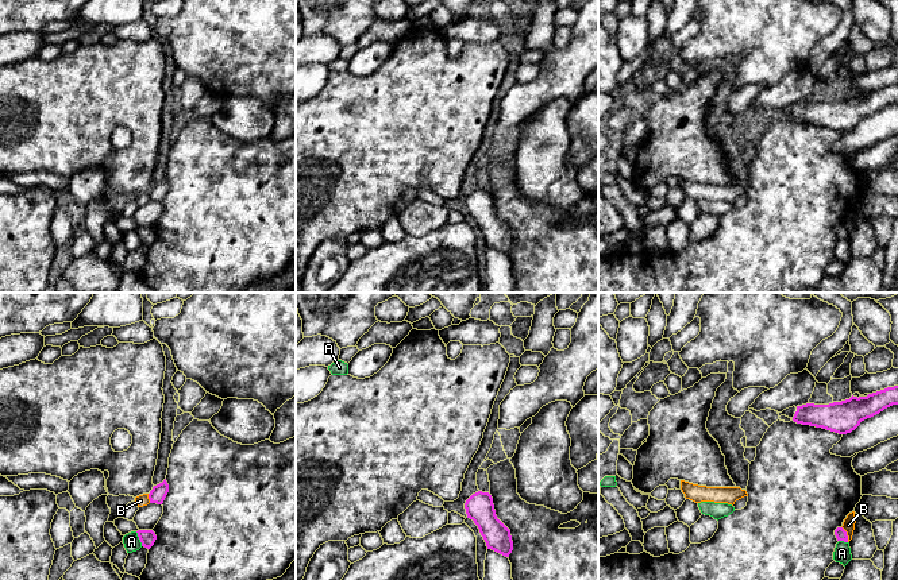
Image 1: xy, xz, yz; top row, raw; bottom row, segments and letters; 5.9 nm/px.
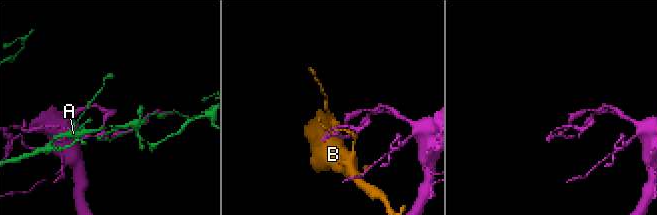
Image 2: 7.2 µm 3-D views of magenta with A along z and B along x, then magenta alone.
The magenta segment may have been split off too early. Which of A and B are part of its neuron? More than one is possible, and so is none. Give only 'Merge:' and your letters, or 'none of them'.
Merge: none of them

